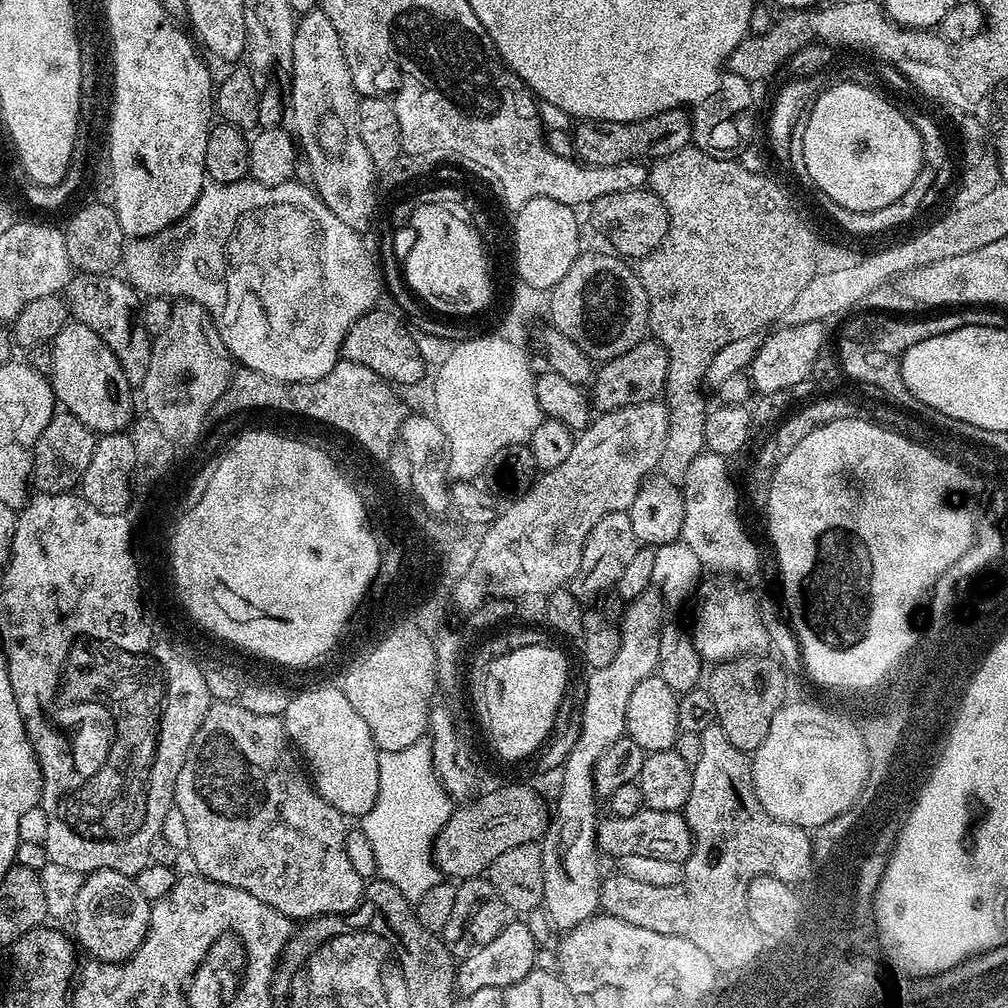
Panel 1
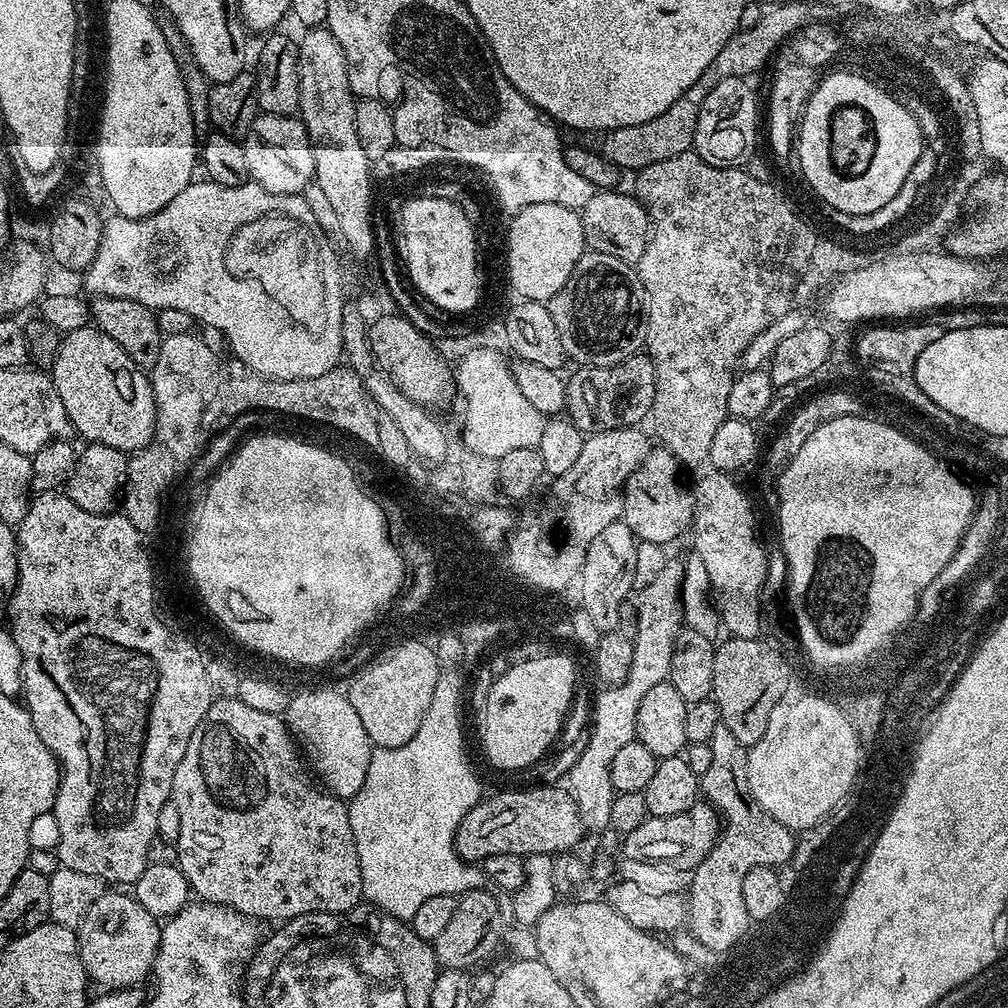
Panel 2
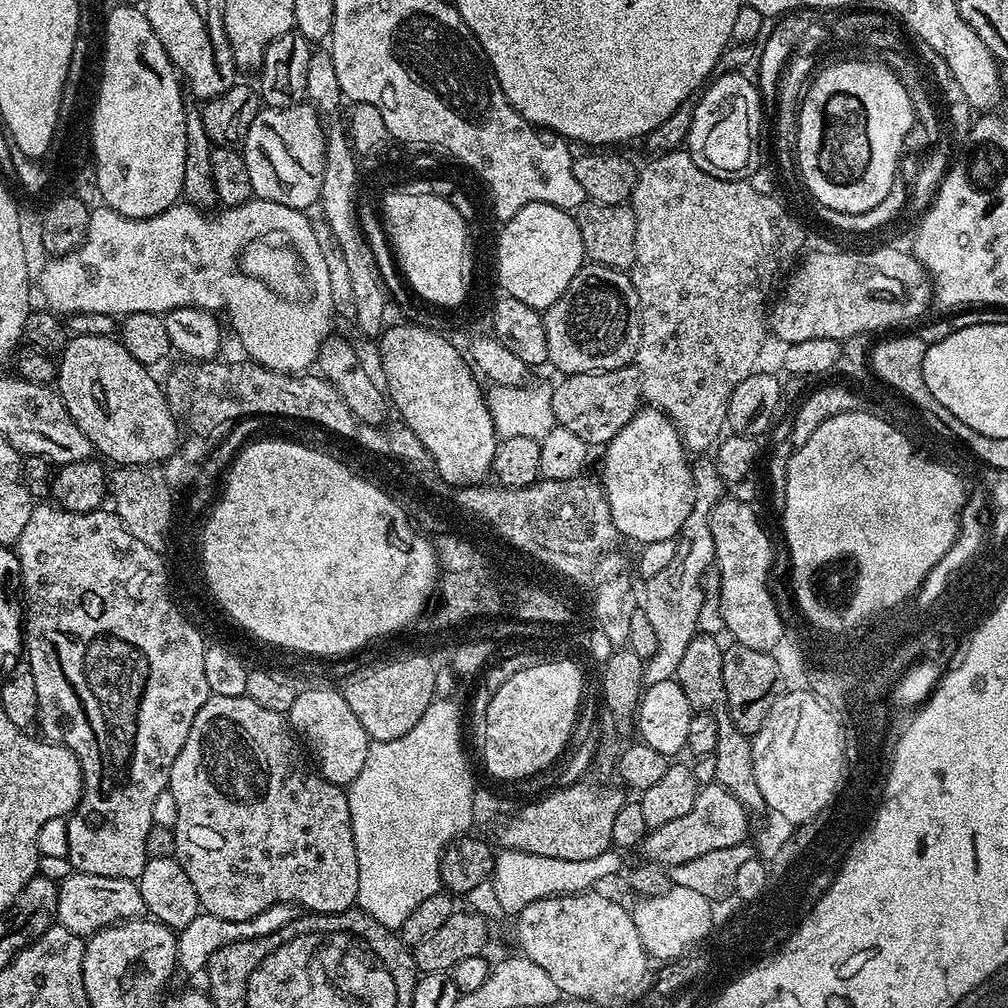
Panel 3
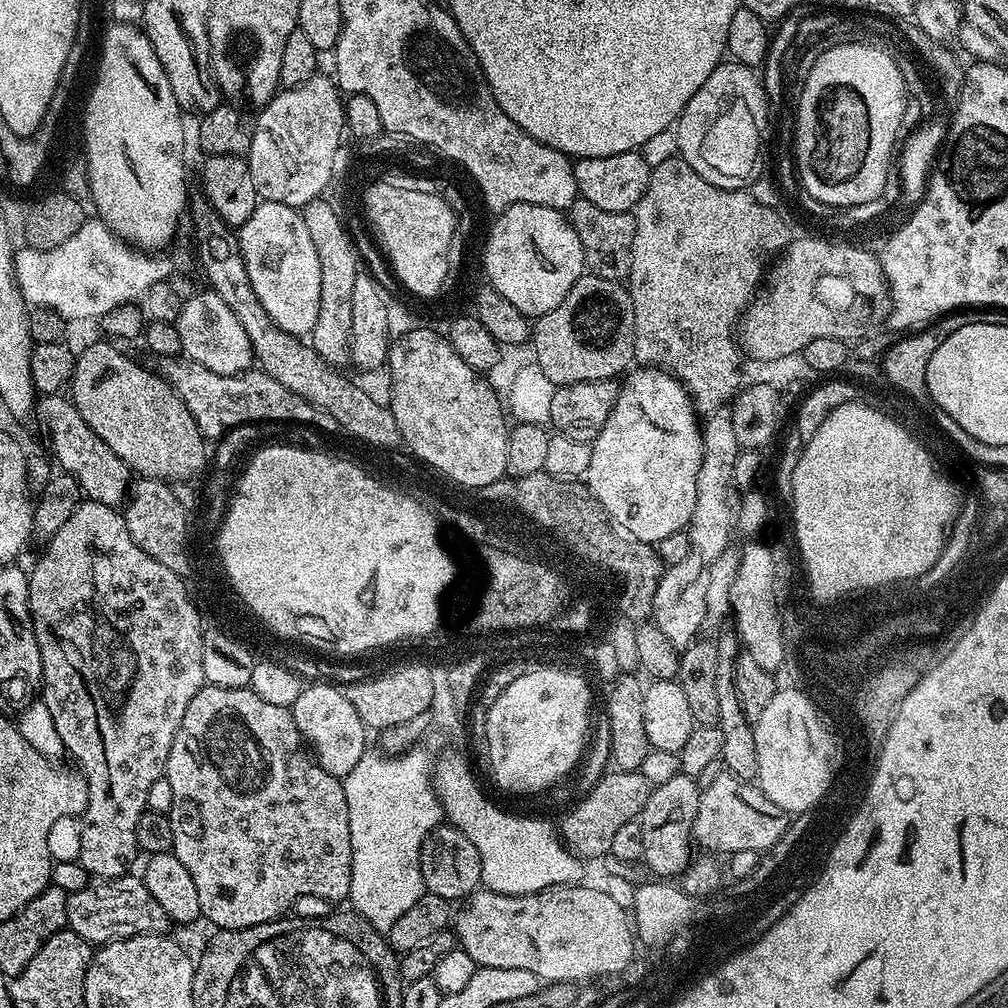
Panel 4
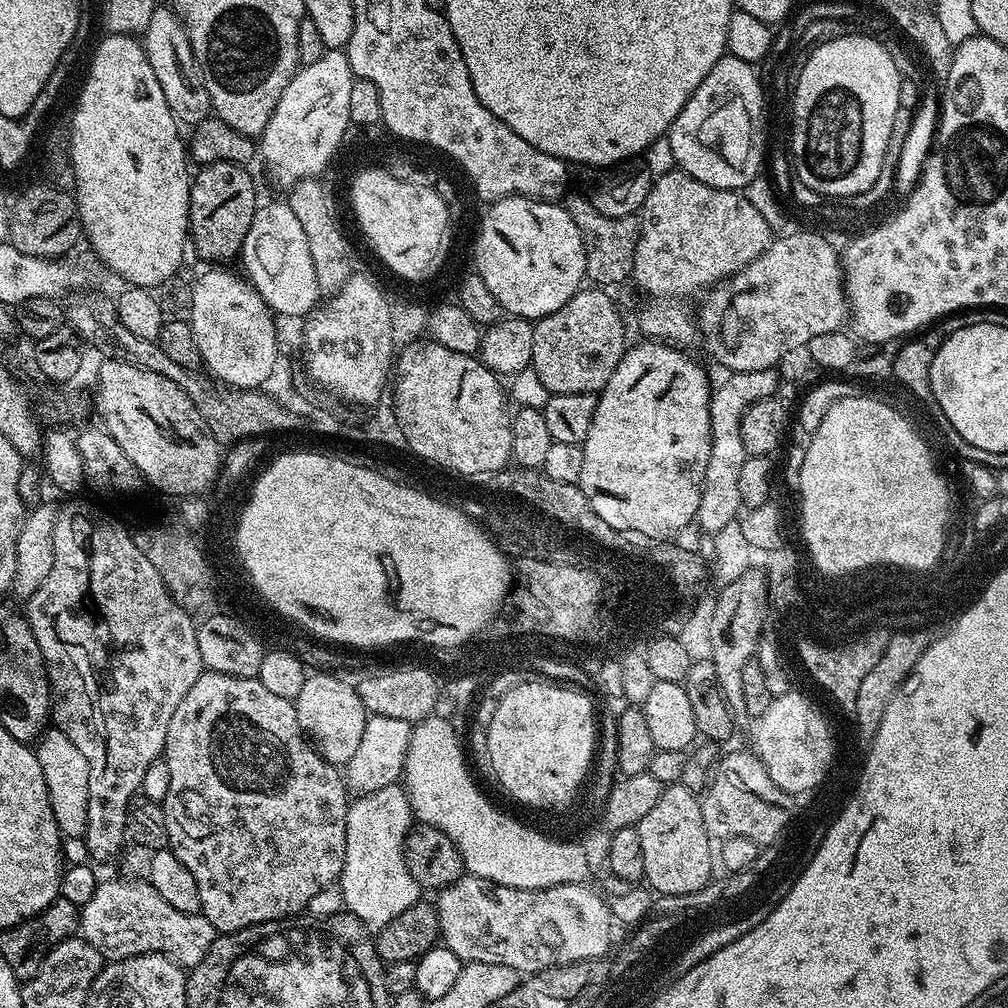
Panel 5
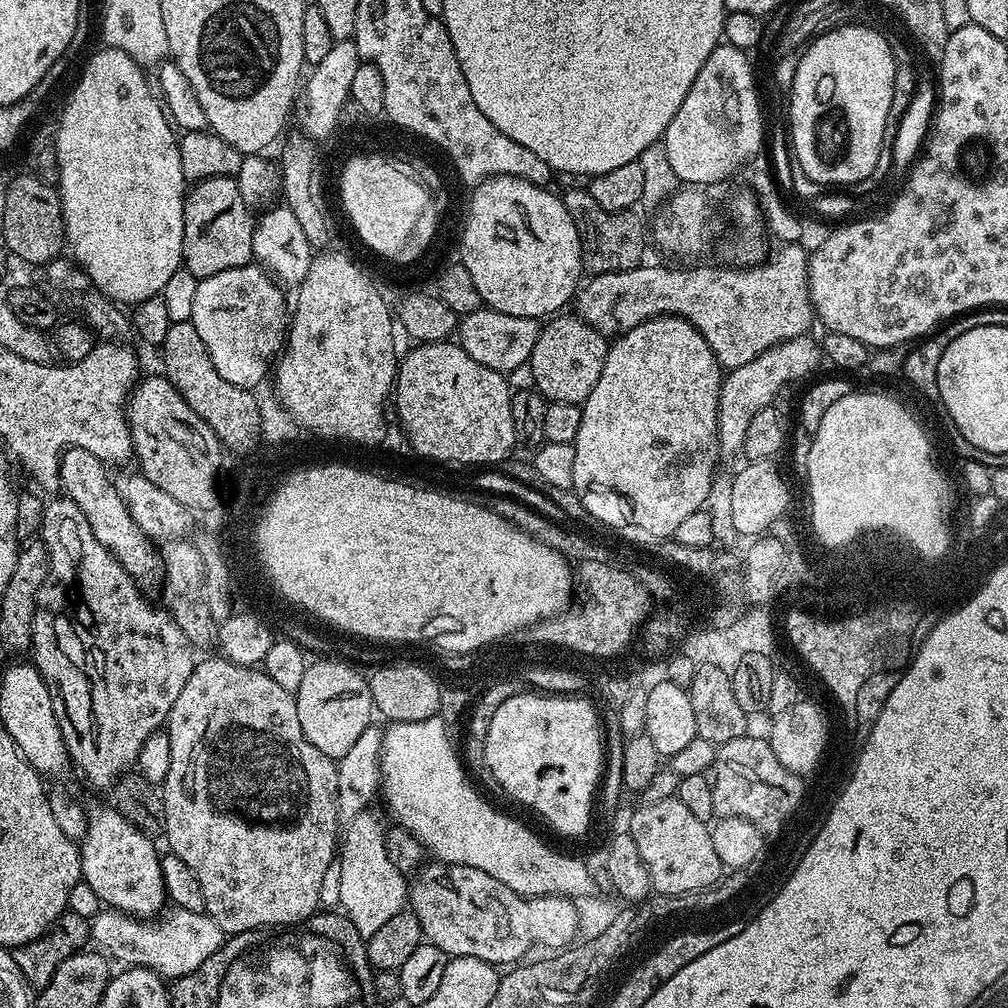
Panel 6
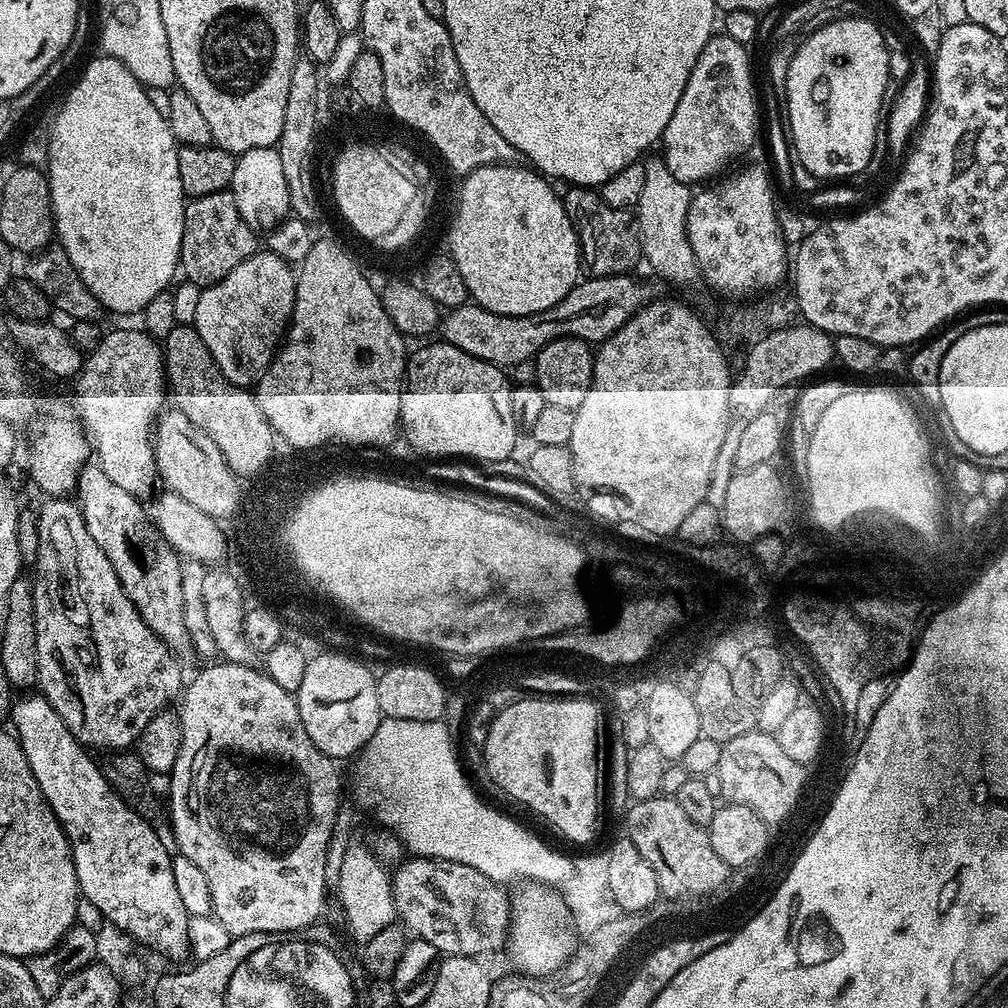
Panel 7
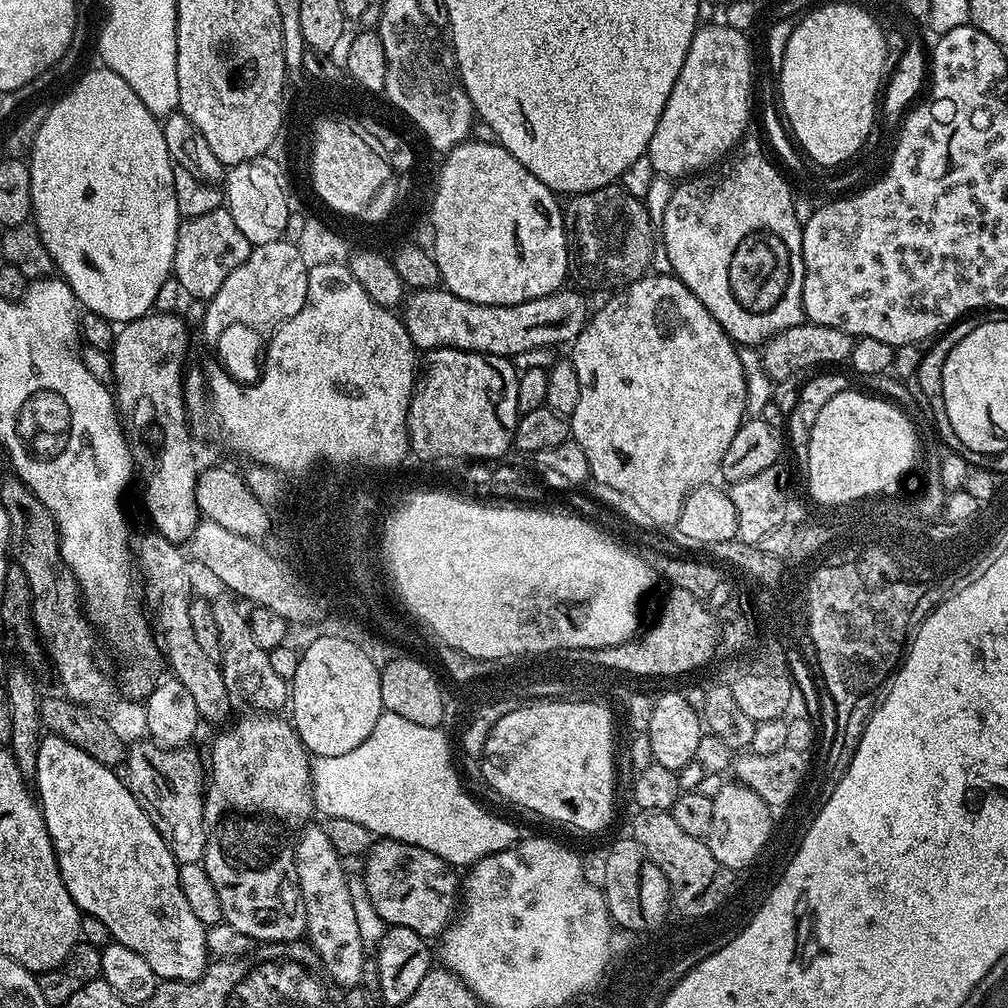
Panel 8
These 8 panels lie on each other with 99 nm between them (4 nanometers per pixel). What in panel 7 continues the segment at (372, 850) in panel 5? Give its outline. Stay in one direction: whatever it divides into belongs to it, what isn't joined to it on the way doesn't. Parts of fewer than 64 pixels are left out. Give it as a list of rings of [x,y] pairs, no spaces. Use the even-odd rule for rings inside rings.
[[[350,846],[342,859],[342,868],[334,890],[340,895],[340,906],[344,910],[344,918],[352,930],[352,936],[357,942],[365,942],[381,933],[387,927],[395,925],[398,917],[392,898],[392,886],[385,865],[369,855],[365,847]]]

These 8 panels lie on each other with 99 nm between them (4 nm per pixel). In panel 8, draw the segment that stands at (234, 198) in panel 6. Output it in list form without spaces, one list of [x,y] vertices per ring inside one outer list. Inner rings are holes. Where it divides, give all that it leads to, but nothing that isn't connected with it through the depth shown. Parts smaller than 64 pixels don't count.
[[[227,207],[210,210],[210,214],[201,214],[198,218],[187,218],[181,223],[174,250],[172,275],[182,284],[185,297],[193,301],[207,302],[218,290],[222,290],[222,282],[250,258],[253,244],[246,240],[237,223],[231,218]]]

